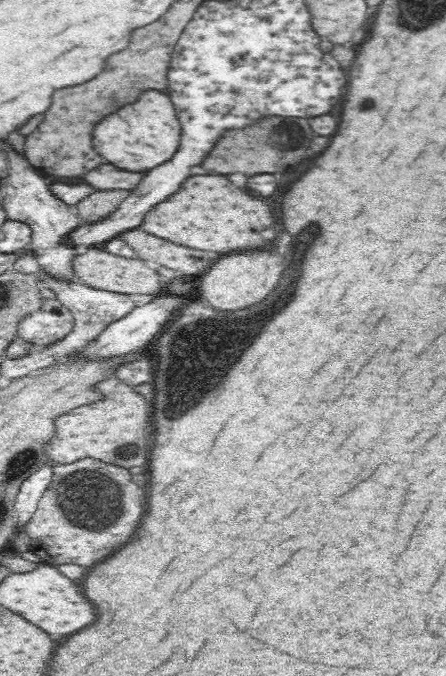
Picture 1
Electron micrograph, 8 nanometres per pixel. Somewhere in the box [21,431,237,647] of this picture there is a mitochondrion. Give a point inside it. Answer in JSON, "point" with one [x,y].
{"point":[82,499]}

